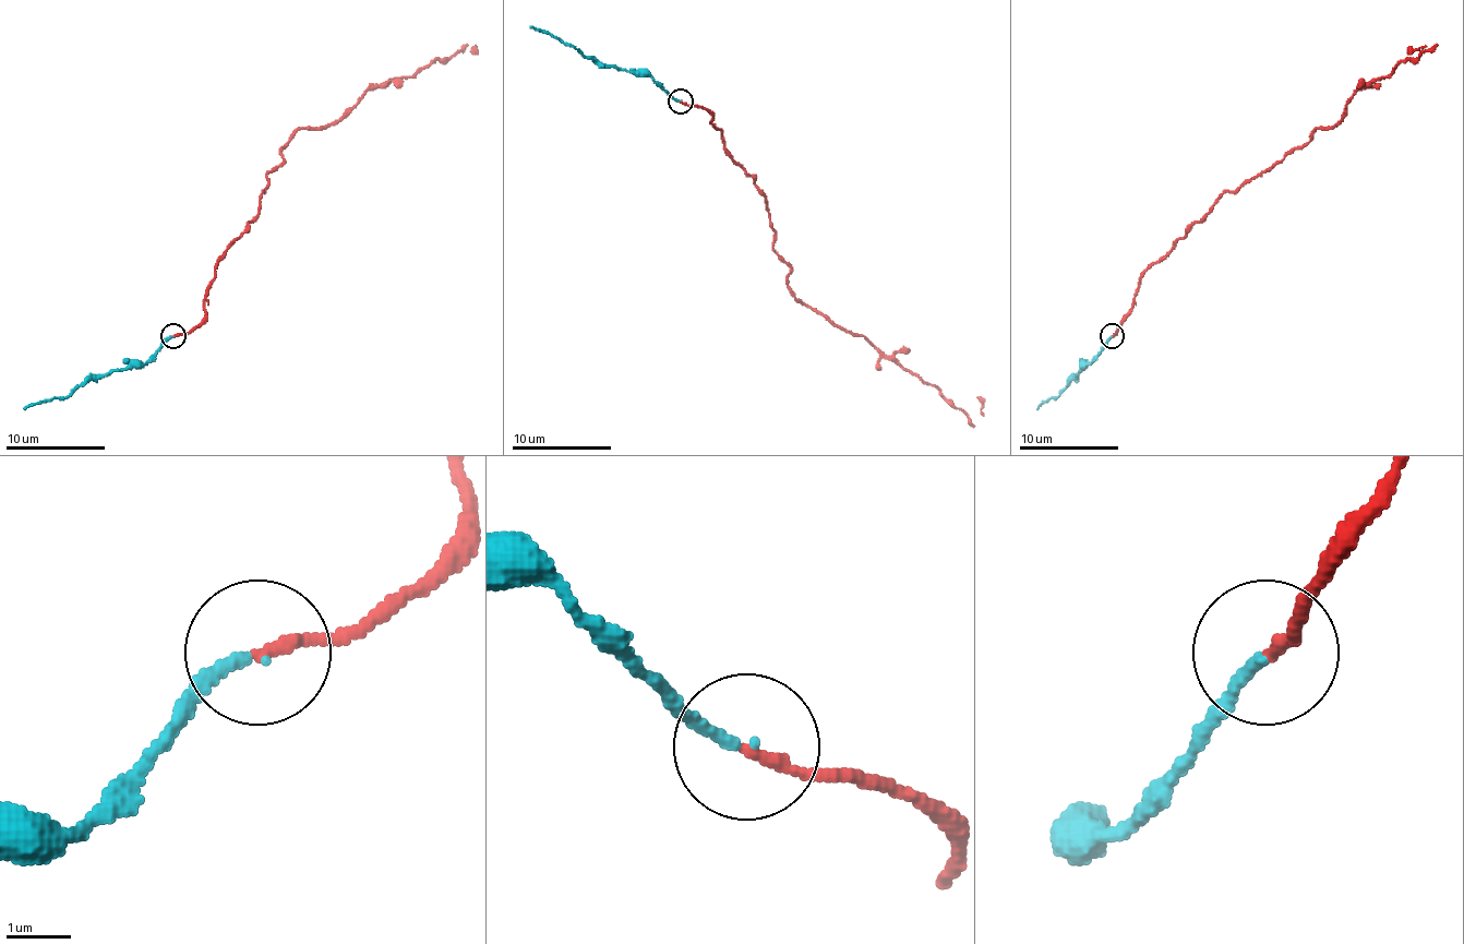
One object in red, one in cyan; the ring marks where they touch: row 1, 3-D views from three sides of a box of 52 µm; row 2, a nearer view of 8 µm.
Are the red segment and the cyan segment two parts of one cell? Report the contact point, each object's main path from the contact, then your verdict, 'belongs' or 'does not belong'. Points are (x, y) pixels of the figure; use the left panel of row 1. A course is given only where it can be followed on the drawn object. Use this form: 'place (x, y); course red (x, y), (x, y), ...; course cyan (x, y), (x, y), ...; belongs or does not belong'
place (174, 336); course red (172, 335), (202, 320), (215, 265), (258, 213), (290, 138), (339, 120), (367, 91), (469, 50); course cyan (172, 335), (143, 365), (91, 375), (66, 397), (23, 407); belongs

